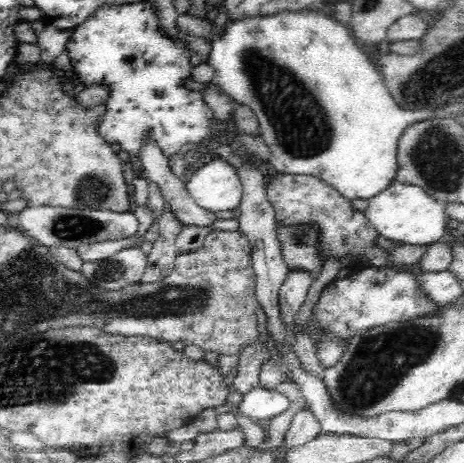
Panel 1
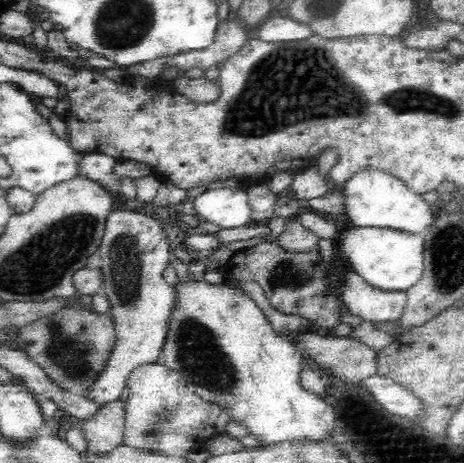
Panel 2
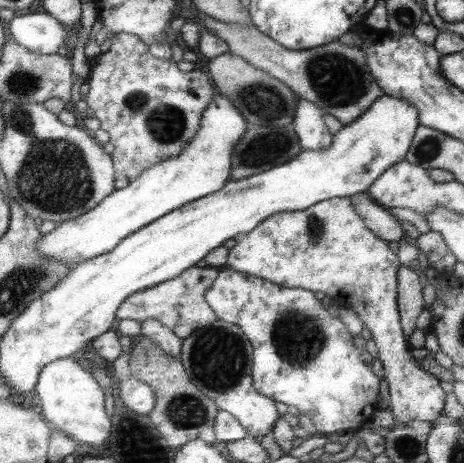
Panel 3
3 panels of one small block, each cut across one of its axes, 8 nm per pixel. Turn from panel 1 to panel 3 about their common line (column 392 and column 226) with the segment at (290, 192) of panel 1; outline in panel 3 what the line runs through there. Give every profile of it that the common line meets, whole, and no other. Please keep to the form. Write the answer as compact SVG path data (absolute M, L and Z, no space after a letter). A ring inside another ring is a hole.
M331 198L327 202L319 202L319 206L311 206L311 210L301 212L283 212L273 214L271 218L263 220L257 230L251 230L251 234L239 234L235 238L235 246L229 248L227 264L225 268L235 270L239 274L257 276L263 280L271 280L273 284L285 286L285 288L301 288L311 292L323 292L329 298L335 296L339 304L345 306L345 310L353 310L357 318L363 322L363 328L369 330L371 340L375 342L379 354L379 362L383 366L383 376L389 382L389 410L393 412L395 424L405 422L433 422L439 412L443 410L445 394L439 388L439 380L419 368L415 358L409 356L411 346L407 344L407 338L403 334L401 316L399 316L399 256L387 248L385 240L379 240L367 224L355 214L355 208L351 206L349 198Z

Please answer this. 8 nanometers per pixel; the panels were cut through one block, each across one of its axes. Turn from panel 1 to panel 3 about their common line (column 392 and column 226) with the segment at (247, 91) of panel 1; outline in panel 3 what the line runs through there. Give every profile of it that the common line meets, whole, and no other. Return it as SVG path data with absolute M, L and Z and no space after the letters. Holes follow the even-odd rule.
M215 94L213 102L207 106L207 110L203 112L203 126L199 128L199 134L195 134L195 138L183 148L183 152L177 158L169 158L161 164L155 164L151 170L145 170L143 174L139 174L139 178L135 182L131 182L131 186L123 188L123 190L115 190L115 194L111 194L111 198L107 198L107 202L99 204L95 210L83 214L83 218L75 218L71 222L63 222L57 224L53 232L45 234L39 242L39 252L41 256L47 258L55 258L55 260L63 260L67 264L83 264L87 260L99 258L103 254L115 252L117 246L125 240L131 238L131 234L135 234L137 230L143 230L145 226L149 226L151 222L157 222L159 218L165 218L167 214L171 214L173 210L181 210L183 206L189 206L191 202L199 200L199 198L207 198L207 194L215 194L215 190L221 190L223 186L227 186L227 182L231 180L231 154L235 144L241 140L241 136L247 132L247 120L241 116L241 112L231 104L231 100L225 100L227 96L223 94Z

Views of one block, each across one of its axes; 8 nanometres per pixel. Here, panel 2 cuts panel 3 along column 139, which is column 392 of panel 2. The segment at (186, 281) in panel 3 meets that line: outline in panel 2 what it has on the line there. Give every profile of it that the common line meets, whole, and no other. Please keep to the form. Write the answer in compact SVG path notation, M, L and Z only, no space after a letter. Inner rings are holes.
M346 270L346 276L342 278L342 308L350 314L356 316L362 322L368 324L394 324L396 320L400 320L402 312L408 306L408 292L386 292L386 290L376 290L374 286L370 286L360 274L356 274L356 270Z

